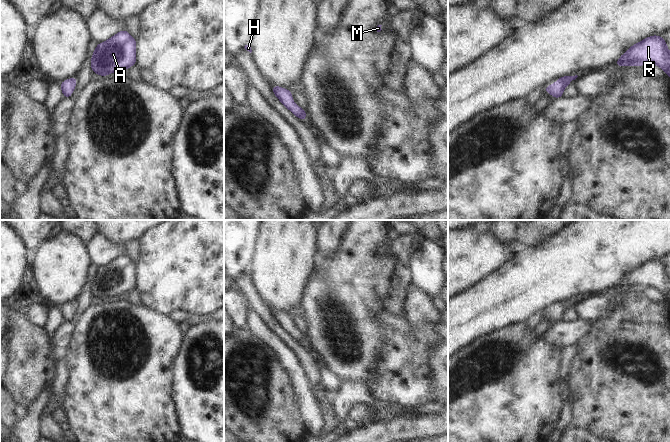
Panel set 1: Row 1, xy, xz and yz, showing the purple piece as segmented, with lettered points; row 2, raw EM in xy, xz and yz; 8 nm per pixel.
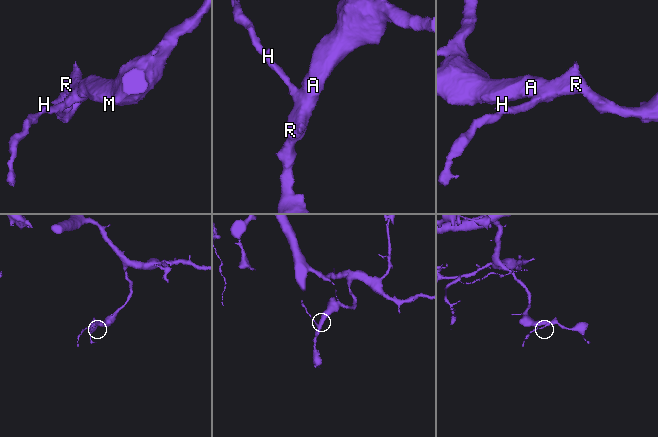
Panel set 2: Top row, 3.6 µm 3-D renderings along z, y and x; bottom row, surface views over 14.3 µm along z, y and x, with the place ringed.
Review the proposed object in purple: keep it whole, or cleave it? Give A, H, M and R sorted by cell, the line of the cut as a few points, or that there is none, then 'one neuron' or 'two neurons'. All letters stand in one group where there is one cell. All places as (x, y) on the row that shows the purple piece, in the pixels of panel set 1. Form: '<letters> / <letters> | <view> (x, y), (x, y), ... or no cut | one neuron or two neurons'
A H M R | no cut | one neuron

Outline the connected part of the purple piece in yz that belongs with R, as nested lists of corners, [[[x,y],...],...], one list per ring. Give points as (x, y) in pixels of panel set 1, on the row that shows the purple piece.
[[[653,35],[634,44],[617,60],[616,66],[643,66],[647,62],[656,64],[670,77],[670,52],[661,36]]]

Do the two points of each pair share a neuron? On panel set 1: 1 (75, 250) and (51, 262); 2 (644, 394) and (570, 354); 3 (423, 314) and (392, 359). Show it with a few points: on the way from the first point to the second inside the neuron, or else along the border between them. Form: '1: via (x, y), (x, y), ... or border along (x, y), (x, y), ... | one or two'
1: via (69, 254), (61, 262), (57, 262) | one
2: border along (577, 354), (572, 362) | two
3: via (422, 325), (403, 348) | one

